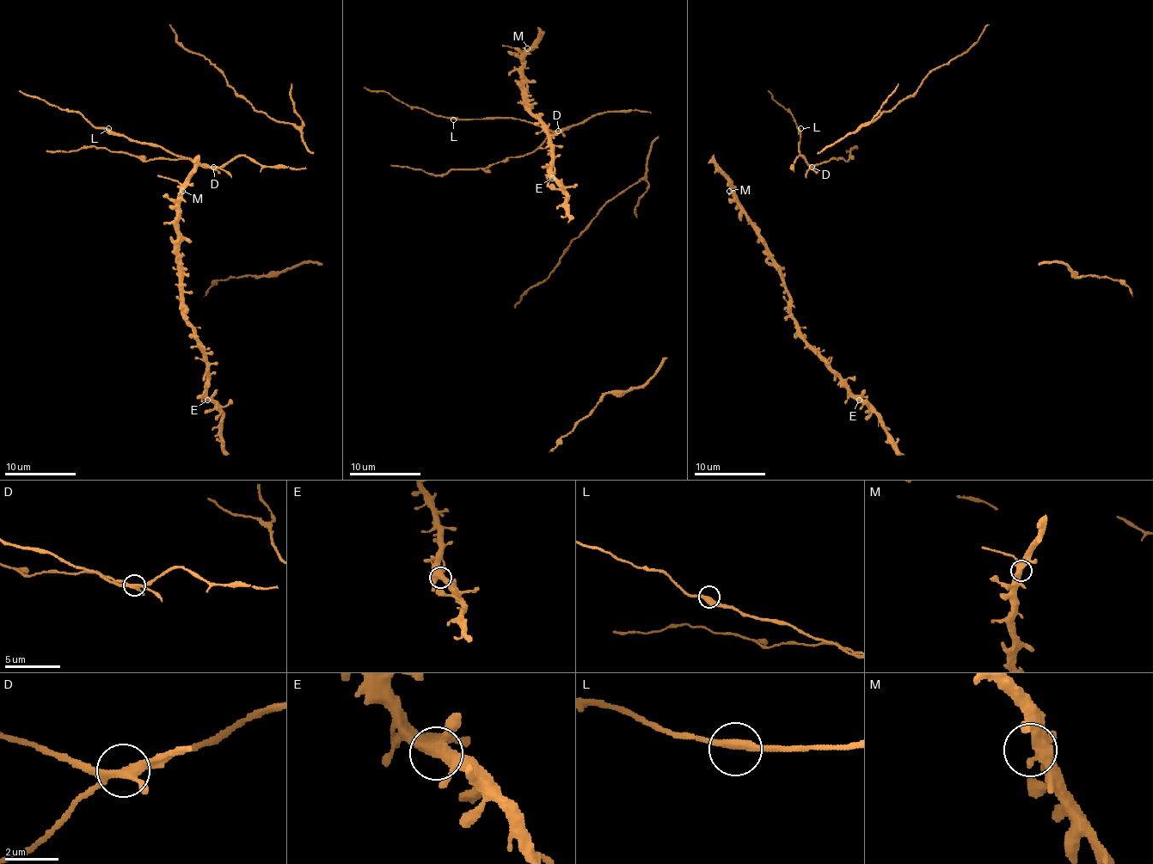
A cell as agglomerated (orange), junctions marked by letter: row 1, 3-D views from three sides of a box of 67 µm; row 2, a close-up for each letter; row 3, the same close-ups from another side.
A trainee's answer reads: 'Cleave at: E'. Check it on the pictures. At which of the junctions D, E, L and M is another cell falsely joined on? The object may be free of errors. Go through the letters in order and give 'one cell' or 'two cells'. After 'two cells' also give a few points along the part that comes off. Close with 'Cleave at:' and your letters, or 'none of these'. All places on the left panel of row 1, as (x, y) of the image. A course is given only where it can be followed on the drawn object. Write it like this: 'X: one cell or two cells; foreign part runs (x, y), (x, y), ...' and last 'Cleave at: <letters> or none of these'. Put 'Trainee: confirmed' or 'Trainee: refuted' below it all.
D: one cell
E: one cell
L: one cell
M: one cell
Cleave at: none of these
Trainee: refuted

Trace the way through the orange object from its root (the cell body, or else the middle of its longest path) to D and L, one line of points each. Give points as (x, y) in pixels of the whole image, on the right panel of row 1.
D: (791, 168), (800, 155), (811, 168)
L: (791, 168), (800, 155), (811, 166), (799, 153), (800, 128)

